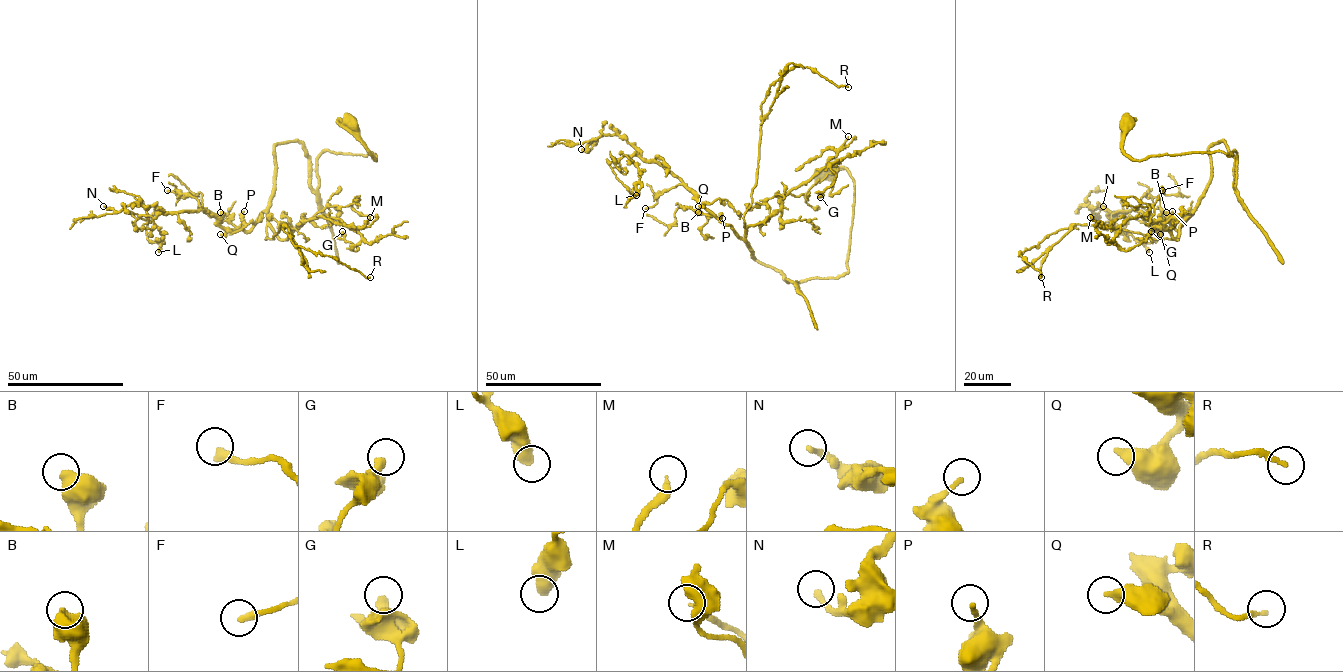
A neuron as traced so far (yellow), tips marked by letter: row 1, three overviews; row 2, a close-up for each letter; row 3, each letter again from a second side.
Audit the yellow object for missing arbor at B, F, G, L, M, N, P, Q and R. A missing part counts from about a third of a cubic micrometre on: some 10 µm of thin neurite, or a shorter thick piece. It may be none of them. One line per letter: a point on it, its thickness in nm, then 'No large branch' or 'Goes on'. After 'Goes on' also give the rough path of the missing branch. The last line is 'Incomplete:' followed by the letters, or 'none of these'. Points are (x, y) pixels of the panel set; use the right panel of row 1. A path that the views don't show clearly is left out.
B: Place: (1166, 212). Thickness 600 nm. No large branch
F: Place: (1162, 190). Thickness 320 nm. Goes on
G: Place: (1151, 231). Thickness 400 nm. No large branch
L: Place: (1149, 252). Thickness 550 nm. No large branch
M: Place: (1090, 217). Thickness 240 nm. Goes on
N: Place: (1103, 206). Thickness 240 nm. No large branch
P: Place: (1172, 211). Thickness 170 nm. No large branch
Q: Place: (1160, 234). Thickness 480 nm. Goes on
R: Place: (1041, 277). Thickness 200 nm. Goes on
Incomplete: F, M, Q, R

